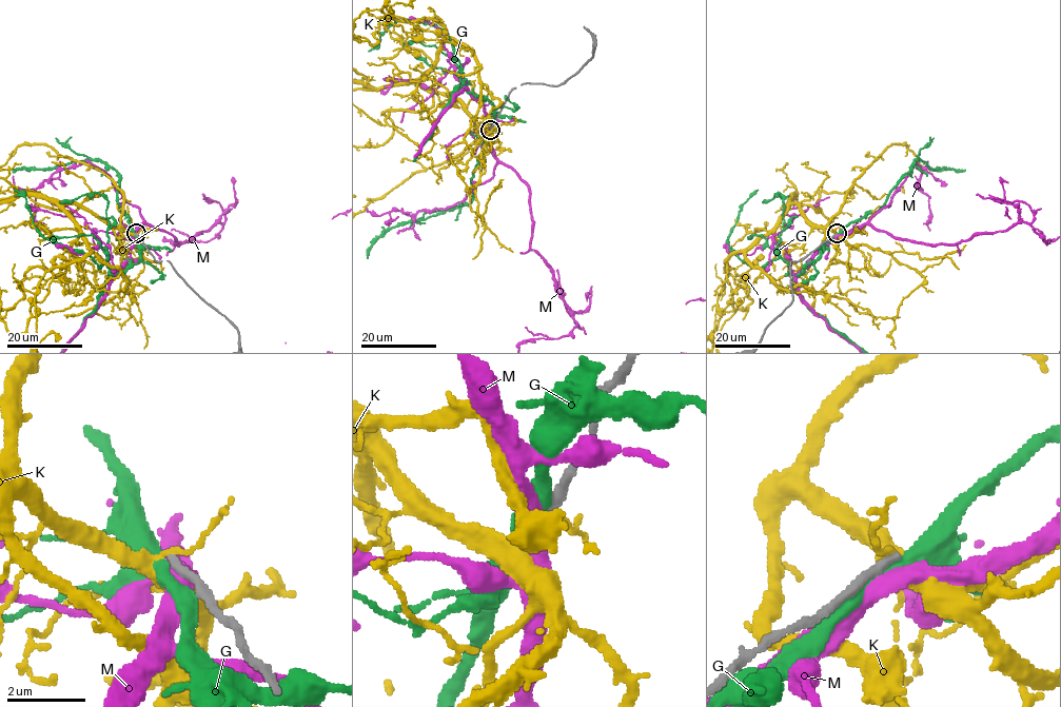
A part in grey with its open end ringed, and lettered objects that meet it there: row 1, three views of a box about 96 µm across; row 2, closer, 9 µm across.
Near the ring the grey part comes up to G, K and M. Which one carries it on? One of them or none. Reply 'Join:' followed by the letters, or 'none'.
Join: none

